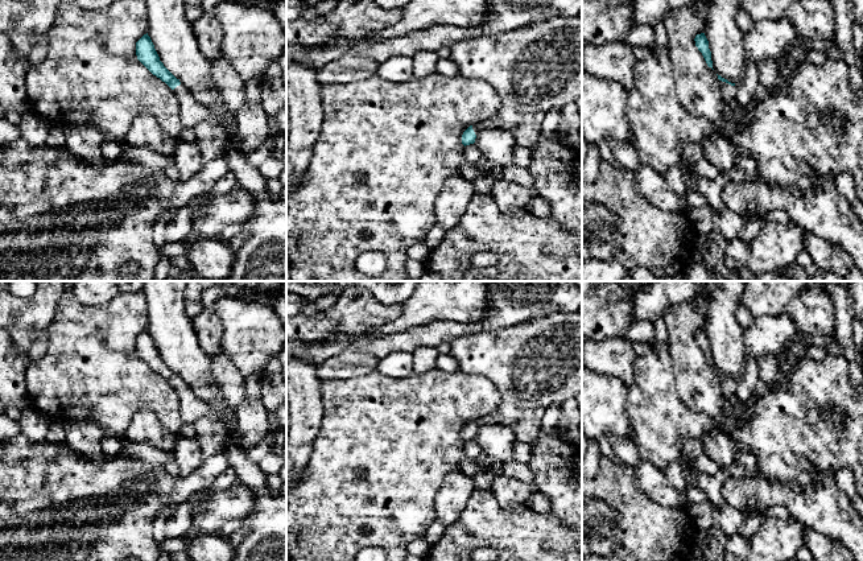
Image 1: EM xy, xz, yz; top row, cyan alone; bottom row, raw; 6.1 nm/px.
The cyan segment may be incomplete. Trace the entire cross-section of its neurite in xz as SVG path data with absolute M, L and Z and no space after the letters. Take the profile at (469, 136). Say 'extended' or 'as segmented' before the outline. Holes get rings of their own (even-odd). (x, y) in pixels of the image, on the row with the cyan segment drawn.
extended; M582 18L544 20L524 29L468 37L450 46L450 59L458 66L459 75L490 83L501 100L492 117L463 132L462 144L474 144L484 128L499 128L508 131L519 147L533 148L544 117L582 98Z

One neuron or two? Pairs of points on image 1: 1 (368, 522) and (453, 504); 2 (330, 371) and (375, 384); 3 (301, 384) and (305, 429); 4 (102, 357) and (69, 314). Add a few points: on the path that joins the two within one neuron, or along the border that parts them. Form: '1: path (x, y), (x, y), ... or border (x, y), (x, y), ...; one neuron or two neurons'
1: border (444, 479), (434, 498), (436, 518); two neurons
2: border (375, 368), (350, 378), (327, 378), (321, 382); two neurons
3: path (304, 395), (305, 419); one neuron
4: path (91, 346), (75, 330), (74, 325); one neuron

